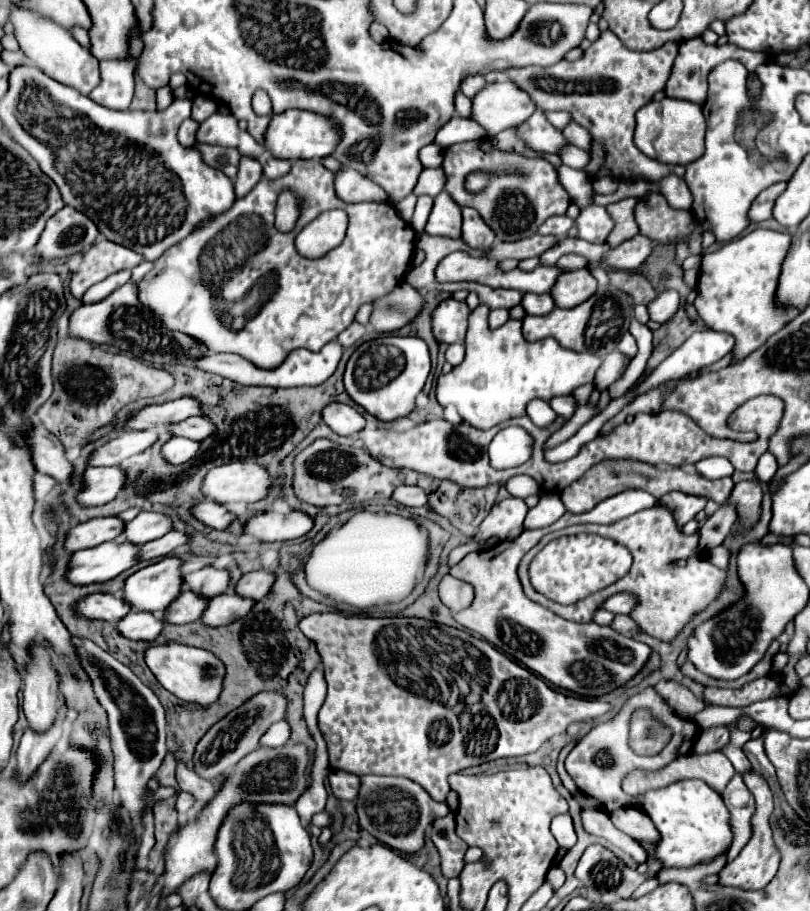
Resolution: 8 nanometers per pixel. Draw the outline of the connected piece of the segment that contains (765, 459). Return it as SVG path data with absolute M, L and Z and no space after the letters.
M766 452L760 460L758 466L754 468L754 478L760 482L770 482L774 478L774 472L778 470L778 464L770 452Z

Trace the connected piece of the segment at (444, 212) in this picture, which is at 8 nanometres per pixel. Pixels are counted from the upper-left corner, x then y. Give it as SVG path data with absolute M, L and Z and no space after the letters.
M440 192L434 198L434 208L424 228L430 236L444 236L444 238L462 238L462 212L460 206L450 200L446 192Z

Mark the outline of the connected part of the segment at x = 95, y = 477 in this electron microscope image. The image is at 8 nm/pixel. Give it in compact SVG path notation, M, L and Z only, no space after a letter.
M118 466L110 468L86 468L82 476L82 488L76 494L76 502L82 508L102 506L116 498L116 494L122 490L126 480L124 470Z

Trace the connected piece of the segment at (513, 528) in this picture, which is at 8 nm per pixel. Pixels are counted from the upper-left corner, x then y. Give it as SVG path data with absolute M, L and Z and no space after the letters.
M506 498L498 502L486 520L480 524L478 534L474 536L476 542L482 542L490 536L498 536L500 540L514 540L518 534L522 534L522 522L526 518L526 504L520 498Z

